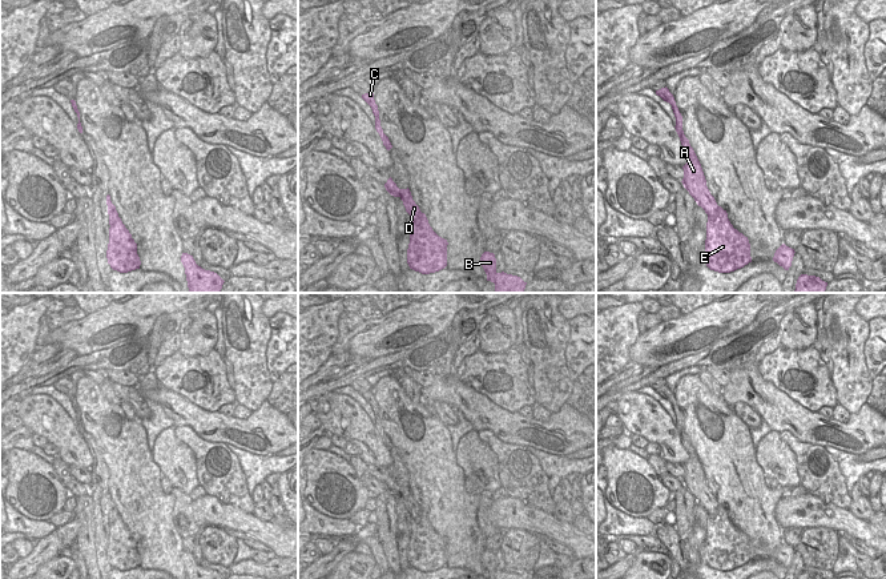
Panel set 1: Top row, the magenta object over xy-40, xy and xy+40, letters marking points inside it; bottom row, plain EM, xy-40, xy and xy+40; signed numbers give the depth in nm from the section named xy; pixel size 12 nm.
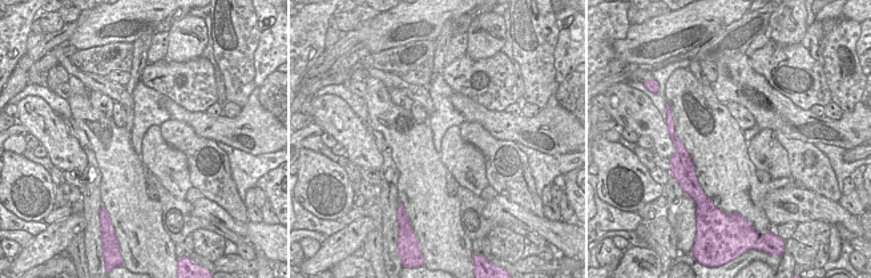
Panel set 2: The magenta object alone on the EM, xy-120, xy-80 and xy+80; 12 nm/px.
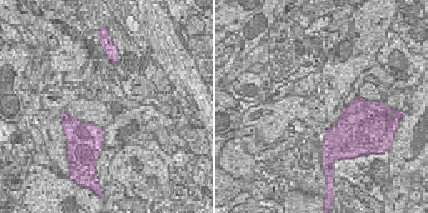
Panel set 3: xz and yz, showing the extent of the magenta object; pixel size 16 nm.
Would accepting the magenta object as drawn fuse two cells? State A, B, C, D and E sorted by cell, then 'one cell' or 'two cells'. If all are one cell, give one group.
A C D / B E | two cells

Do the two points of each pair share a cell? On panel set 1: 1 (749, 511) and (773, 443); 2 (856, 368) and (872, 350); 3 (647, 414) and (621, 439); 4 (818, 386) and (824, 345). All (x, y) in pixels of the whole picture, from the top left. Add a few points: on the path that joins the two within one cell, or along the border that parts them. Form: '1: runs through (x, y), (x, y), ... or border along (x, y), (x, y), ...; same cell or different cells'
1: border along (754, 447), (754, 459), (765, 474); different cells
2: border along (868, 328), (864, 360), (872, 378); different cells
3: border along (624, 430), (629, 435); different cells
4: border along (812, 346), (830, 373); different cells

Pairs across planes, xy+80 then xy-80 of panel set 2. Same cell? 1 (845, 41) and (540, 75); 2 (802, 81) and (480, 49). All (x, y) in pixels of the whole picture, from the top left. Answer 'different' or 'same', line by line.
1: same
2: different

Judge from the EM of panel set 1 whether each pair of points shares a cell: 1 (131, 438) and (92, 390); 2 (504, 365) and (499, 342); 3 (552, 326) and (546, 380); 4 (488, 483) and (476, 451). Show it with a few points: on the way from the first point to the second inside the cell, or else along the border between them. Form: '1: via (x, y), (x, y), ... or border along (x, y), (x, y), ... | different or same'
1: via (115, 438), (93, 406) | same
2: border along (512, 346), (495, 353), (479, 350) | different
3: via (551, 340), (550, 366) | same
4: via (486, 475), (476, 459) | same

